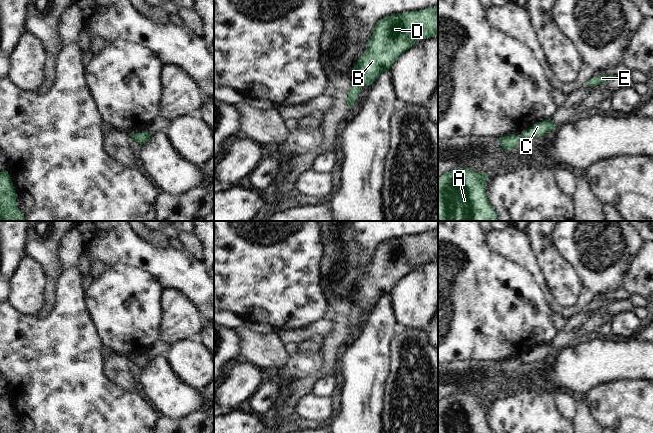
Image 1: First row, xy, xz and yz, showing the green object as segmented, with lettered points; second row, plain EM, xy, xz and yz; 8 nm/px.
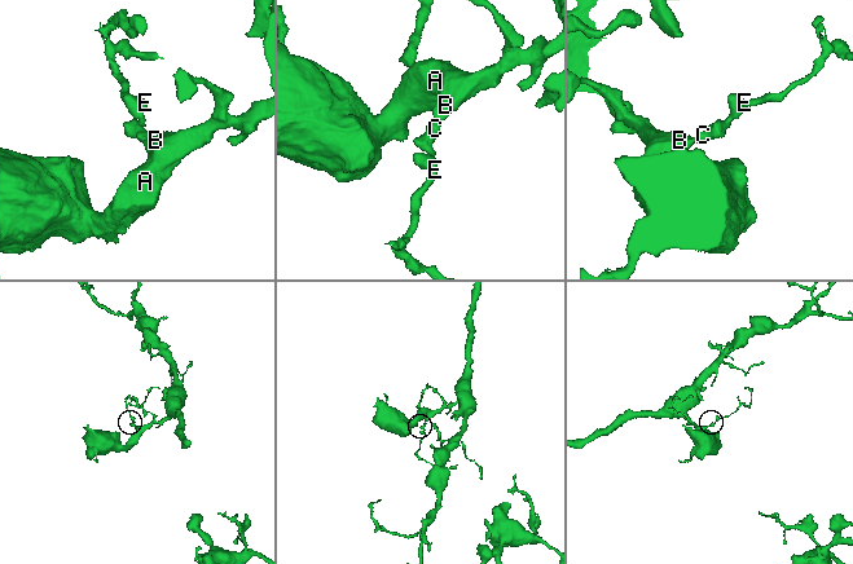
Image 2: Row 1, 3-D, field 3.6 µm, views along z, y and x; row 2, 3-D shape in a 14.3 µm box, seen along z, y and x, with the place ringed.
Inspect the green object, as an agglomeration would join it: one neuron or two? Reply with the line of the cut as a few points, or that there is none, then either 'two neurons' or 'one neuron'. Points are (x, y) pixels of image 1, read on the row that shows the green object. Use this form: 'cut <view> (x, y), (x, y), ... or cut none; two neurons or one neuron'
cut xz (354, 80), (362, 85); two neurons

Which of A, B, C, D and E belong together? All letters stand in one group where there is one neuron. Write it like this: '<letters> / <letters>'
A B D / C E

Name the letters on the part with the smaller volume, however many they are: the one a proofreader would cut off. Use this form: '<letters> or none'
C, E

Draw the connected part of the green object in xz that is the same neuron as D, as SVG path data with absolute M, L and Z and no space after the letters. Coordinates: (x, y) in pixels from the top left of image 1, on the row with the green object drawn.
M438 6L380 19L368 39L368 50L353 68L354 81L371 85L416 42L438 37Z

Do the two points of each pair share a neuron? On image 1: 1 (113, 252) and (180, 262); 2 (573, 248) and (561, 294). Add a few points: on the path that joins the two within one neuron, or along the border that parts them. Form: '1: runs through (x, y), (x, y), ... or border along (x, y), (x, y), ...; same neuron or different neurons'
1: runs through (130, 251), (134, 251), (157, 262), (163, 262); same neuron
2: border along (554, 244), (557, 251), (573, 267), (581, 282); different neurons

